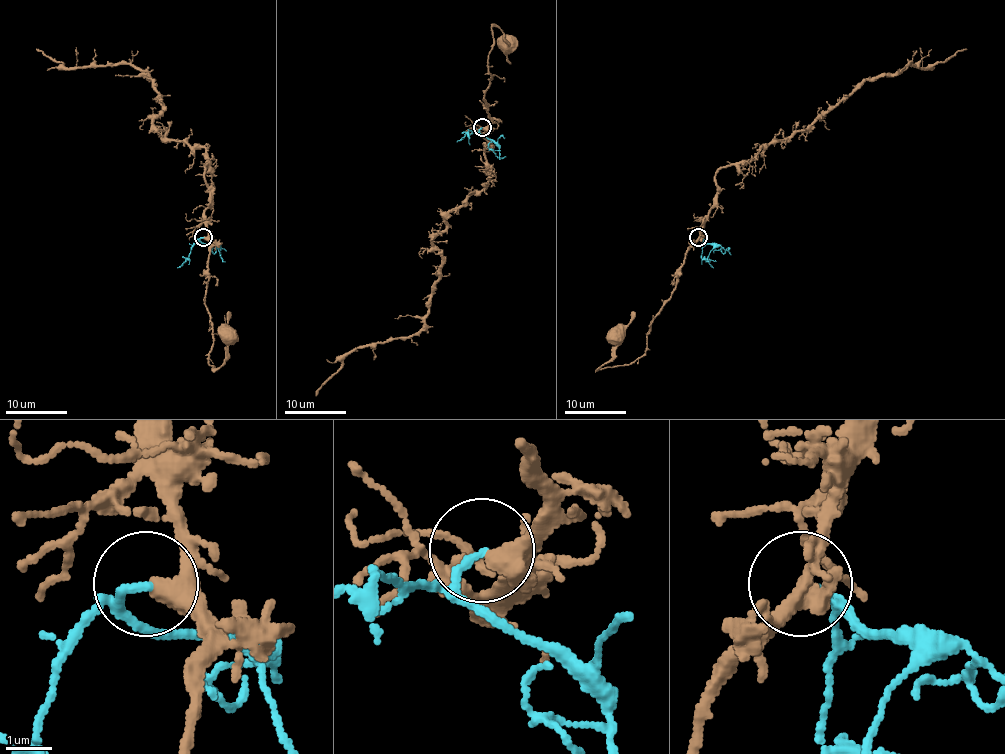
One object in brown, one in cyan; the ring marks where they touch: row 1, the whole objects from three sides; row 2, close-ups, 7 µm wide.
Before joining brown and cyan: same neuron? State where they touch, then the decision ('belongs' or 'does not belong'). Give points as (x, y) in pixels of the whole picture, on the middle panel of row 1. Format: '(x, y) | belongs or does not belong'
(482, 127) | does not belong

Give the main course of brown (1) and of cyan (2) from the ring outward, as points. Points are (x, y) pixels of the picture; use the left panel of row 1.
1: (204, 237), (210, 244), (206, 296), (212, 325), (212, 368), (218, 368), (225, 358), (230, 338), (227, 335)
2: (202, 237), (199, 240), (202, 243), (219, 246), (209, 250), (212, 252)

